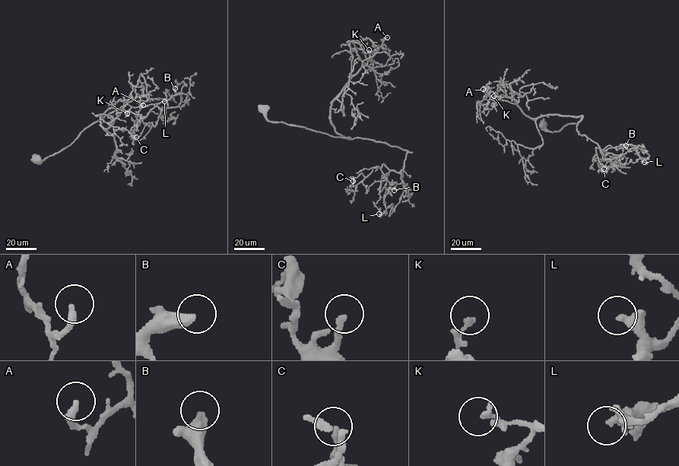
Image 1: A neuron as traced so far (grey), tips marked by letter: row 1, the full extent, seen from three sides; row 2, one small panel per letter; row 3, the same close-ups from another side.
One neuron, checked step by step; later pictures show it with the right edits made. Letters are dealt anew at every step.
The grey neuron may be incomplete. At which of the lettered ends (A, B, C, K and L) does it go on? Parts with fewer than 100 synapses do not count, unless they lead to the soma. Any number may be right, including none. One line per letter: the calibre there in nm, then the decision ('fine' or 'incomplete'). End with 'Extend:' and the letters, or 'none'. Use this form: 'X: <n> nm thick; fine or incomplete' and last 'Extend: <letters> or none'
A: 240 nm thick; fine
B: 400 nm thick; fine
C: 240 nm thick; fine
K: 140 nm thick; fine
L: 420 nm thick; fine
Extend: none

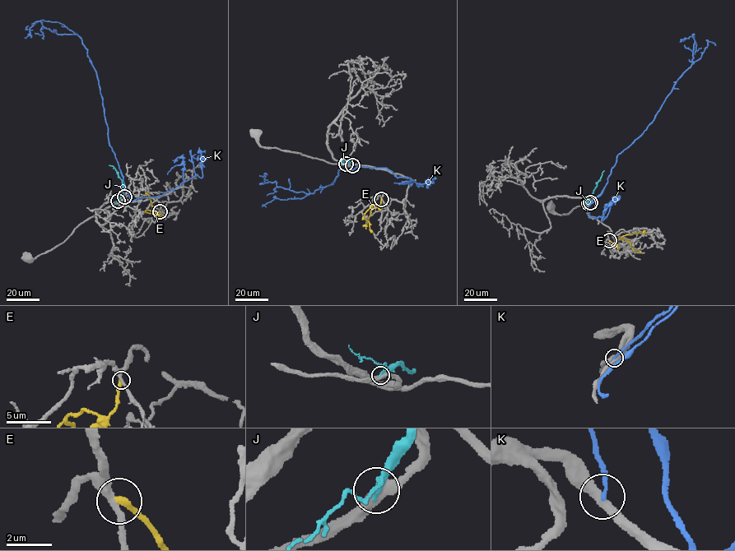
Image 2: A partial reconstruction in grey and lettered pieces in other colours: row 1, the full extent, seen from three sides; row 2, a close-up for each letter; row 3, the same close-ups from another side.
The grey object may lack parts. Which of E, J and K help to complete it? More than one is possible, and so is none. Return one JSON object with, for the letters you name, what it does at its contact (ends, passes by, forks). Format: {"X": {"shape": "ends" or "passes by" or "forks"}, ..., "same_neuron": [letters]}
{"same_neuron": []}

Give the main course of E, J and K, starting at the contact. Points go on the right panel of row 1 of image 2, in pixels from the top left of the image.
E: (610, 240), (614, 245), (617, 239), (623, 238), (634, 249), (641, 252)
J: (588, 203), (604, 170)
K: (590, 203), (607, 182), (617, 155), (645, 129), (674, 85), (692, 63), (694, 34), (681, 39)

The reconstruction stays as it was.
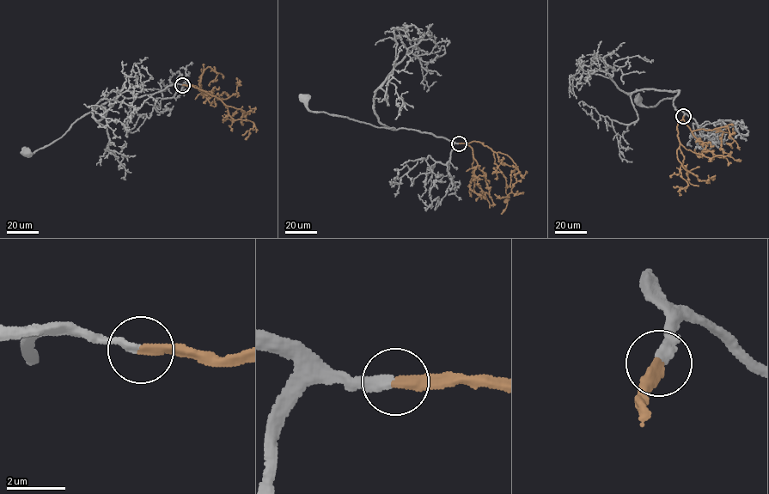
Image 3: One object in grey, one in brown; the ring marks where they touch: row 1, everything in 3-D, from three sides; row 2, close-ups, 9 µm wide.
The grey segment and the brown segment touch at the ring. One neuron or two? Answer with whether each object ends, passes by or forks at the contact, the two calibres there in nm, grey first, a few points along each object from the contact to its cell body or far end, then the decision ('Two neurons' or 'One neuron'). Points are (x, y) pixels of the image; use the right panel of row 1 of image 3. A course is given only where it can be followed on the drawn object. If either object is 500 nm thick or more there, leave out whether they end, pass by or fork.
At the ring grey ends. At the ring brown ends. Thickness 320 nm (grey) against 320 nm. Course of grey: (683, 116), (682, 110), (674, 106), (679, 92), (648, 107), (637, 99). Course of brown: (683, 116), (676, 128), (680, 143), (677, 158), (698, 179), (706, 180), (714, 176), (714, 179), (711, 177). One neuron

